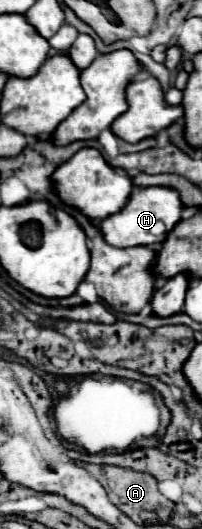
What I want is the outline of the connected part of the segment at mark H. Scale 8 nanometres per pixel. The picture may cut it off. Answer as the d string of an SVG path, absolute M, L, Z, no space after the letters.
M135 187L129 195L127 205L119 213L103 219L99 223L99 231L103 233L105 241L113 247L135 247L135 245L161 243L173 229L173 225L179 221L181 209L183 209L183 203L179 201L179 193L175 189Z

